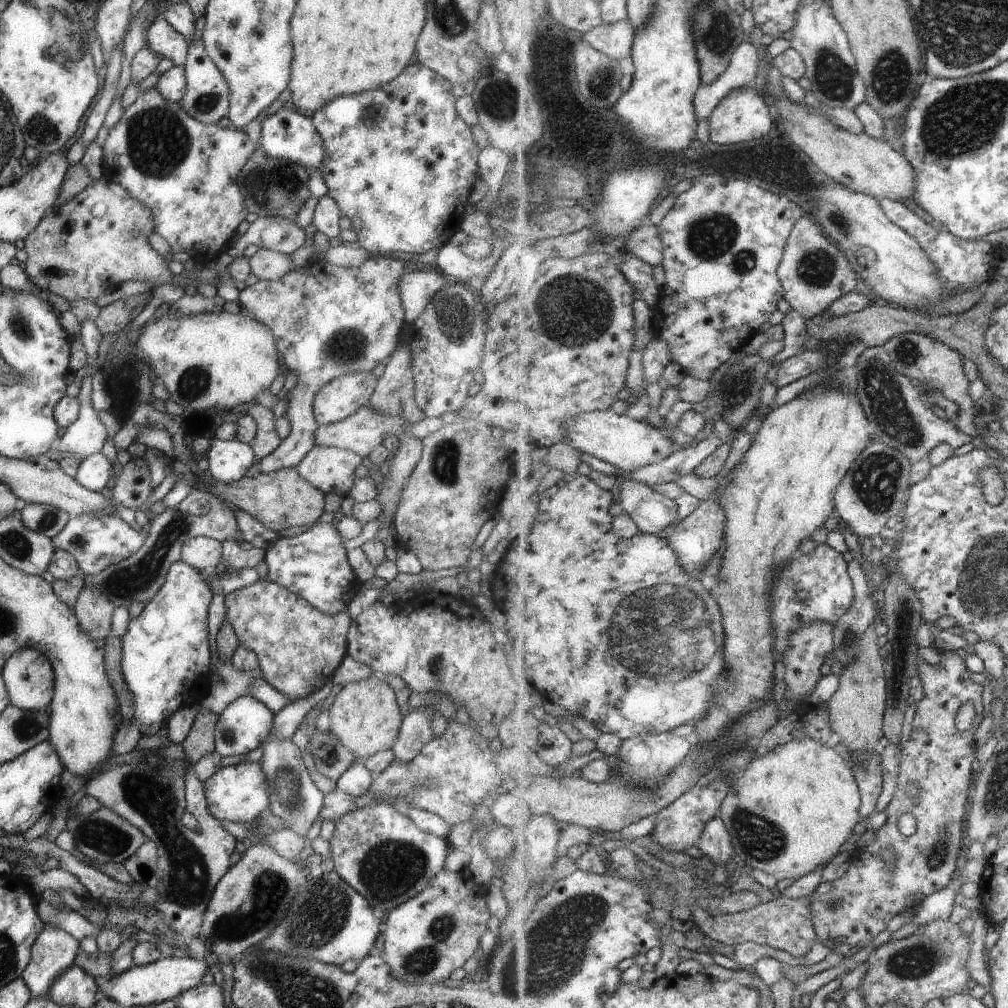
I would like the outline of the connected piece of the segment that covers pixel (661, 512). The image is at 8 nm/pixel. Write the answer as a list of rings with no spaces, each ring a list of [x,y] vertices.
[[[620,478],[620,502],[633,517],[641,533],[651,535],[681,520],[678,504],[648,484],[635,479]]]

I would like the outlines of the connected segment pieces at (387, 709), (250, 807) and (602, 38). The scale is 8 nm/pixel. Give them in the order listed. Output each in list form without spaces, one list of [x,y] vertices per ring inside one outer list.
[[[376,674],[357,682],[344,684],[334,696],[333,703],[328,709],[328,730],[354,754],[355,760],[365,760],[376,752],[391,749],[403,717],[394,690],[384,678]]]
[[[243,761],[231,766],[219,767],[203,782],[204,797],[209,812],[218,821],[253,821],[270,803],[266,778],[260,762]]]
[[[627,21],[600,25],[582,37],[599,52],[620,61],[632,56],[636,30]]]

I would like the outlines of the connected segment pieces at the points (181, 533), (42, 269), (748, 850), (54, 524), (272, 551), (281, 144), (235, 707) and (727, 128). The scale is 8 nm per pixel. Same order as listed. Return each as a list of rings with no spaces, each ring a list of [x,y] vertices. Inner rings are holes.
[[[191,490],[175,506],[150,516],[144,543],[127,558],[106,566],[97,574],[84,575],[84,585],[93,585],[114,606],[129,608],[133,602],[149,602],[163,582],[168,568],[180,560],[182,544],[193,537],[209,537],[221,542],[228,538],[241,541],[232,507],[205,490]]]
[[[101,176],[96,181],[92,180],[57,208],[49,210],[37,226],[27,234],[24,238],[24,250],[27,254],[24,260],[24,272],[28,280],[37,288],[68,301],[79,299],[95,301],[99,294],[109,293],[126,280],[147,281],[153,288],[162,283],[171,283],[183,288],[184,284],[191,280],[184,278],[179,283],[172,282],[171,277],[174,276],[167,269],[164,257],[157,254],[147,241],[147,236],[154,230],[154,226],[152,212],[139,199],[133,198],[122,186]]]
[[[793,739],[789,740],[785,745],[778,746],[773,749],[767,756],[758,757],[755,762],[751,763],[747,774],[743,774],[743,778],[747,780],[749,786],[735,786],[731,790],[731,794],[727,794],[727,802],[723,801],[722,813],[720,819],[727,827],[732,838],[734,849],[736,850],[737,859],[740,864],[745,866],[747,870],[757,868],[771,874],[776,880],[787,878],[787,880],[799,880],[807,874],[811,874],[815,868],[823,866],[825,868],[838,856],[845,842],[849,842],[849,838],[855,832],[855,826],[859,824],[862,816],[860,809],[862,808],[862,794],[858,785],[858,779],[855,778],[854,770],[847,760],[843,752],[837,748],[832,749],[823,743],[813,739]]]
[[[43,503],[20,504],[19,511],[23,524],[29,530],[50,539],[65,526],[71,517],[64,510]]]
[[[315,522],[309,530],[296,536],[282,535],[264,551],[267,565],[265,580],[281,585],[285,590],[296,594],[321,614],[333,616],[346,609],[345,604],[351,598],[351,586],[355,580],[342,542],[345,541],[335,530],[333,523]]]
[[[288,104],[280,107],[274,114],[267,115],[260,122],[259,144],[270,157],[283,157],[303,165],[308,172],[319,169],[324,159],[324,148],[321,137],[313,126],[309,115],[299,112]]]
[[[243,695],[232,700],[219,714],[214,726],[214,751],[220,756],[233,754],[247,754],[257,748],[268,737],[272,730],[274,714],[257,701],[257,699]]]
[[[743,87],[729,93],[722,103],[714,108],[711,116],[707,119],[709,139],[717,144],[749,142],[749,140],[767,136],[775,122],[772,109],[763,100],[763,94],[757,93],[753,87]]]

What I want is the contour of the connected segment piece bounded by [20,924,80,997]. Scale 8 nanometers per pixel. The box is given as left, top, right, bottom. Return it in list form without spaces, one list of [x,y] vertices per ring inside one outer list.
[[[44,924],[34,943],[30,946],[29,964],[20,974],[20,977],[26,982],[30,996],[36,997],[45,994],[53,979],[63,972],[65,967],[72,964],[79,948],[78,940],[75,940],[68,932],[55,925]]]

